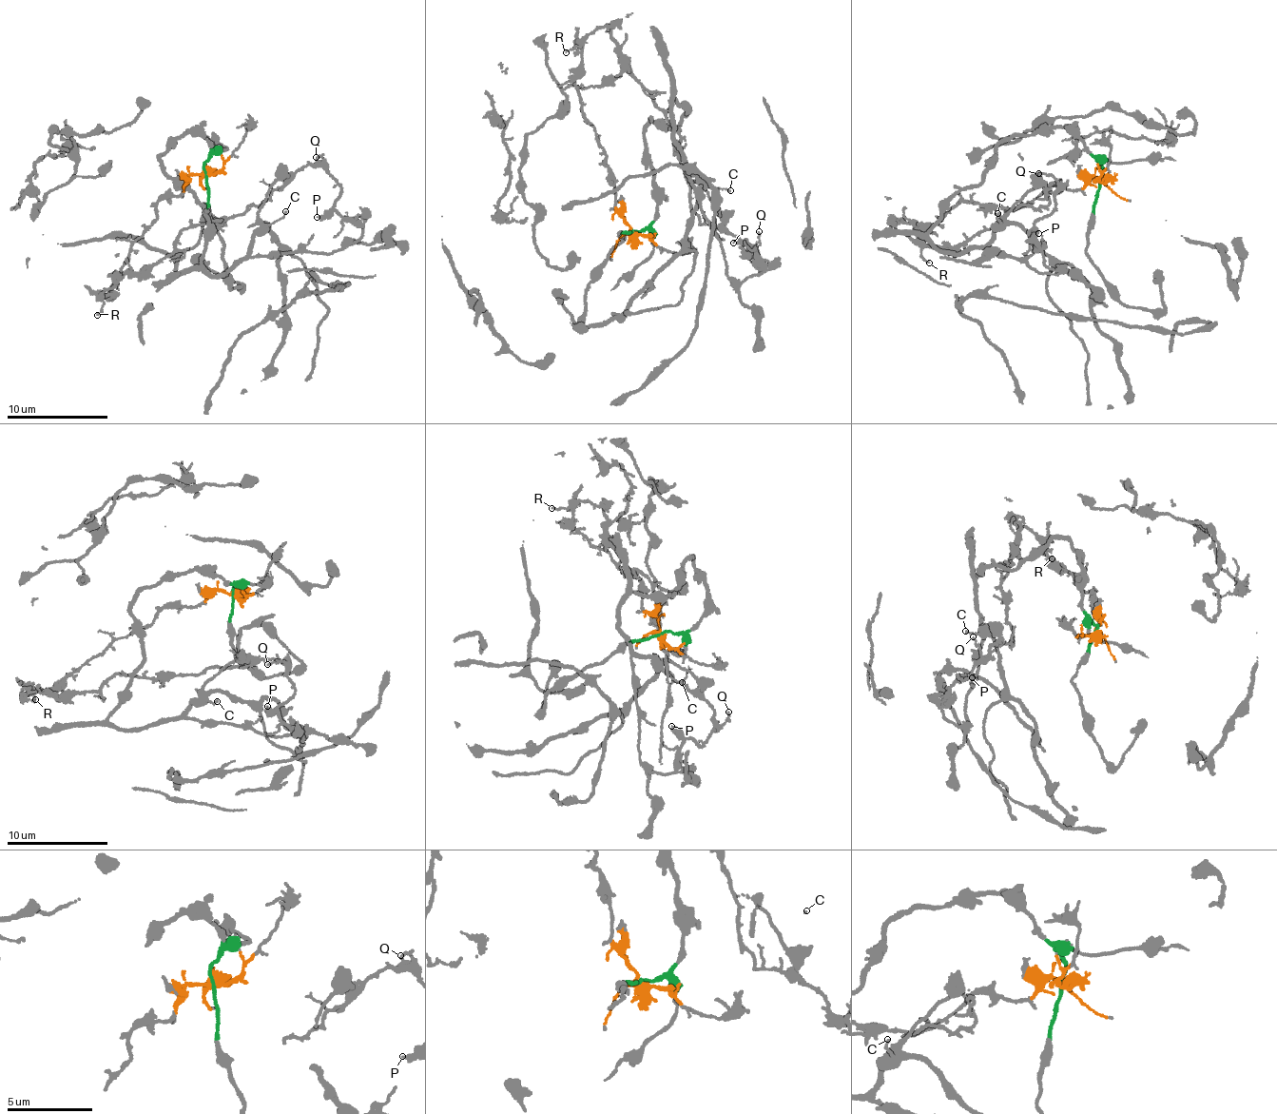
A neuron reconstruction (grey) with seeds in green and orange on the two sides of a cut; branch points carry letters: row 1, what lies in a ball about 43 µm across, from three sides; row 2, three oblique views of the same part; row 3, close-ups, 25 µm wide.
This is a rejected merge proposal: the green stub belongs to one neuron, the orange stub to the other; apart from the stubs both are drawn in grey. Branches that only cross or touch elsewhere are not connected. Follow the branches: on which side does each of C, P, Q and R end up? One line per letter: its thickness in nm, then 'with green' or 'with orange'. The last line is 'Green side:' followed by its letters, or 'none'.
C: calibre 130 nm; with green
P: calibre 320 nm; with orange
Q: calibre 130 nm; with orange
R: calibre 130 nm; with orange
Green side: C

